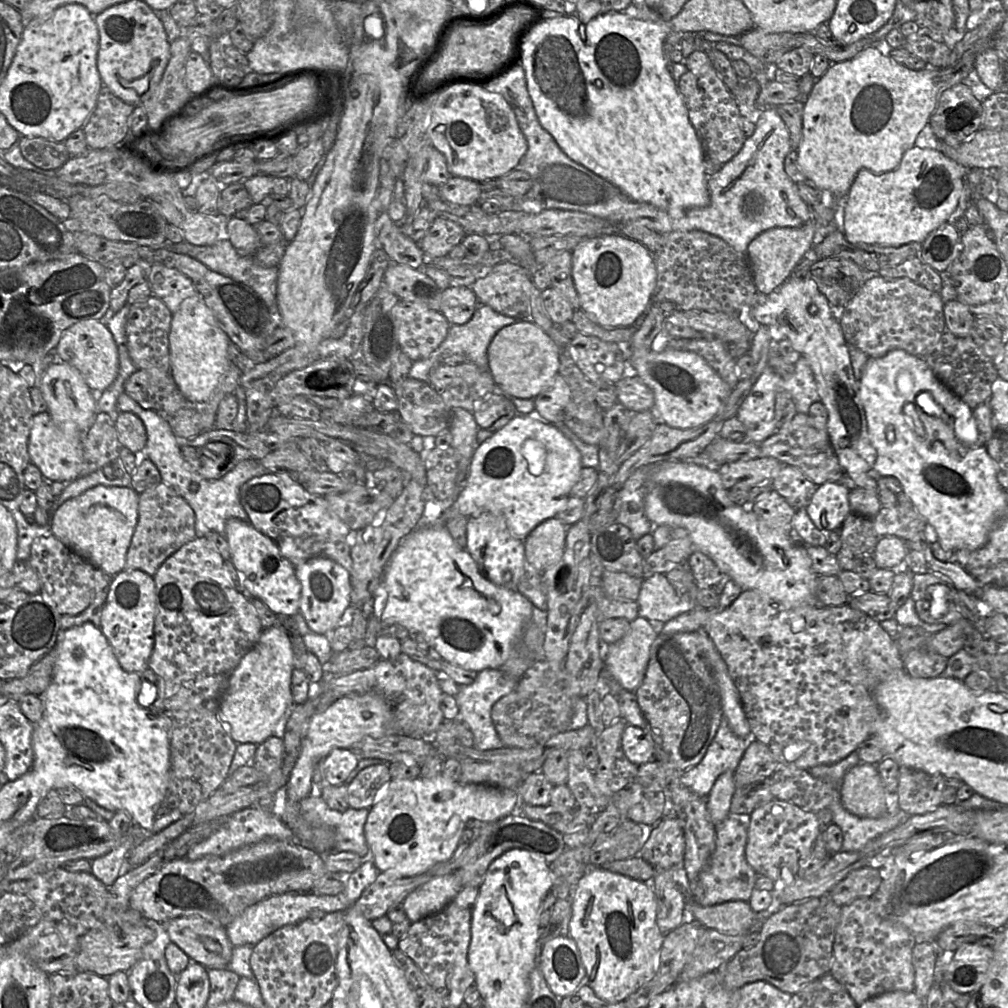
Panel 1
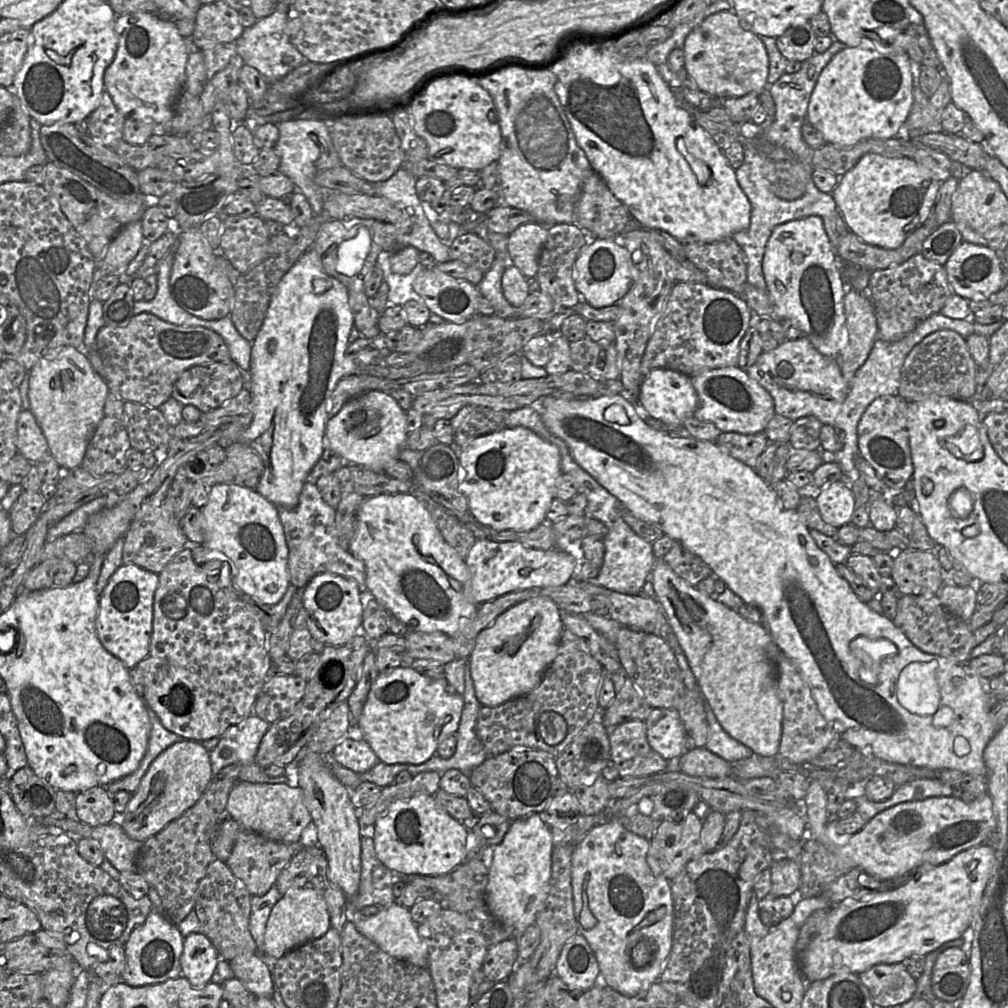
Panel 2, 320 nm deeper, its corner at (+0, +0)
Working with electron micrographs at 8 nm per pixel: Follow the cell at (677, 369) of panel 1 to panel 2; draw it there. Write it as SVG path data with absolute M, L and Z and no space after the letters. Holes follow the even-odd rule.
M738 366L703 370L689 376L698 397L698 407L693 417L712 422L721 432L763 433L776 414L774 400L769 392Z

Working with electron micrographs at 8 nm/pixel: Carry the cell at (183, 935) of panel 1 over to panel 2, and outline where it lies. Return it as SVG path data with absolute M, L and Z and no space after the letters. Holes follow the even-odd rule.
M245 953L228 961L234 977L255 996L272 997L274 981L267 965L255 953Z

